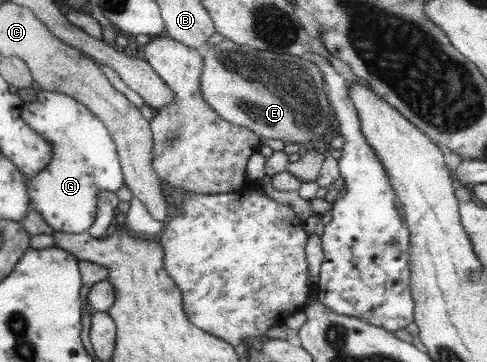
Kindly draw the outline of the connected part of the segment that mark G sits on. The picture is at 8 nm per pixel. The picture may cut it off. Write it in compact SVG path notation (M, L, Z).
M36 91L36 100L26 102L21 107L20 119L32 130L42 136L50 145L53 152L46 168L36 175L23 175L30 208L36 210L40 217L55 231L62 233L82 233L96 219L96 195L98 191L114 193L122 187L124 178L121 172L115 145L104 128L103 123L90 113L78 100L58 92Z

